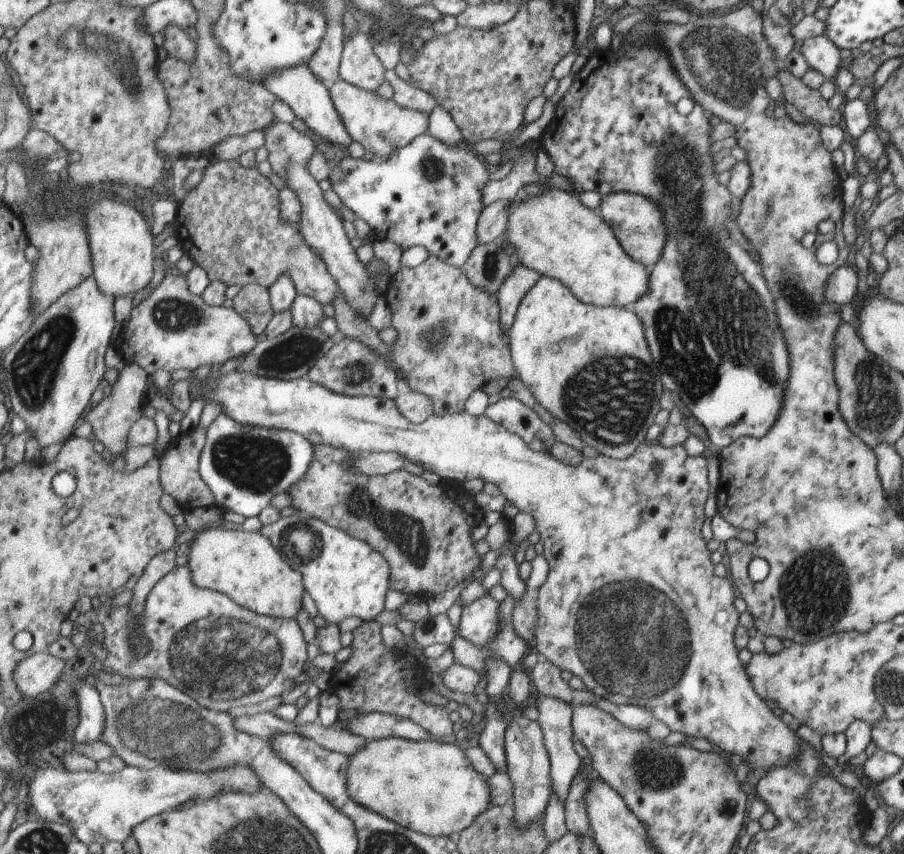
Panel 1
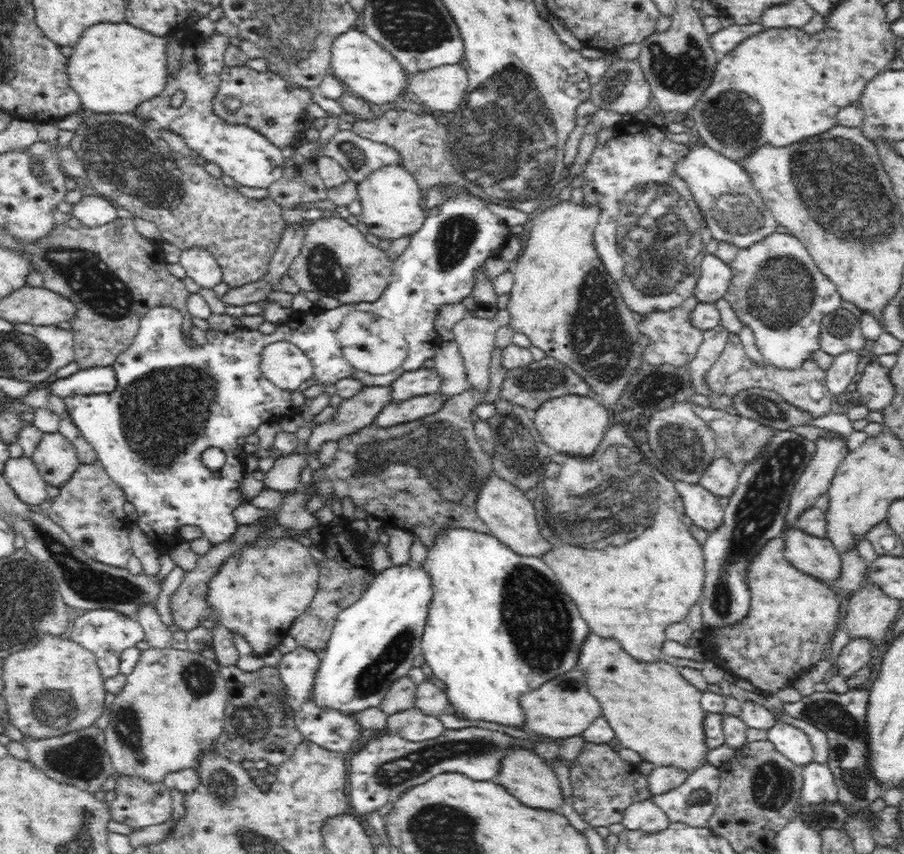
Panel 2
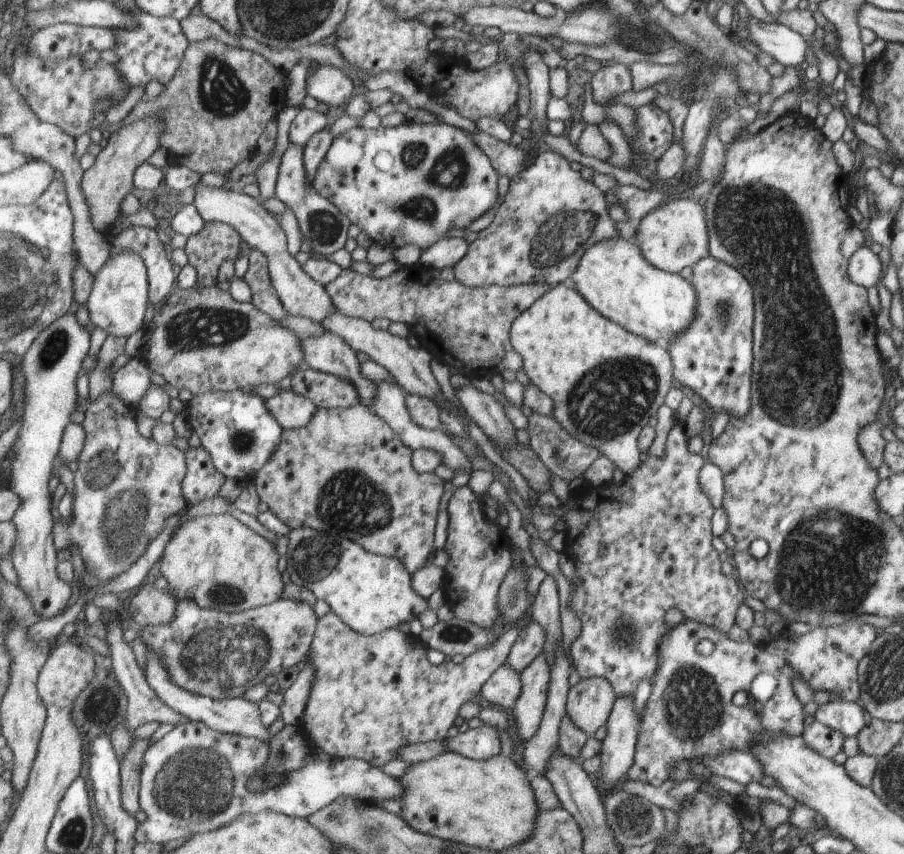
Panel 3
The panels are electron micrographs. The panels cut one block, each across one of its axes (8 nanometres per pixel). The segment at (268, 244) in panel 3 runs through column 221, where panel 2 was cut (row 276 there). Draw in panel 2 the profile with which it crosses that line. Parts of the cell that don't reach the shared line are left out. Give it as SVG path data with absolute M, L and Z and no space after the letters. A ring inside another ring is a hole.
M191 247L180 254L179 263L201 288L212 289L223 281L217 258L203 247Z

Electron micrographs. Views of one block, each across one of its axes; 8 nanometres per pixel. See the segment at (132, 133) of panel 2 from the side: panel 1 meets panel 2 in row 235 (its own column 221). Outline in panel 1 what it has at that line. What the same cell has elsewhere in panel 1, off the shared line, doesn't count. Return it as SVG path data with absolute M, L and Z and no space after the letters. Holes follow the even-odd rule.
M213 159L211 164L207 166L203 172L201 185L195 189L191 188L191 190L187 191L187 196L185 196L185 199L181 200L179 203L177 233L181 236L181 244L183 244L183 248L187 248L187 246L190 247L190 257L199 267L202 267L207 272L210 281L223 282L227 287L230 285L240 285L241 288L251 285L252 283L258 283L260 286L269 289L277 283L277 280L280 280L280 277L288 275L296 285L296 290L299 295L315 297L317 301L321 302L321 304L332 304L340 290L336 278L333 277L332 273L328 270L328 265L323 261L323 258L307 243L300 228L300 224L289 224L281 218L281 198L279 198L279 188L277 188L277 186L275 186L265 174L261 174L261 170L258 170L256 167L242 166L238 159L228 162L220 162L217 159Z

